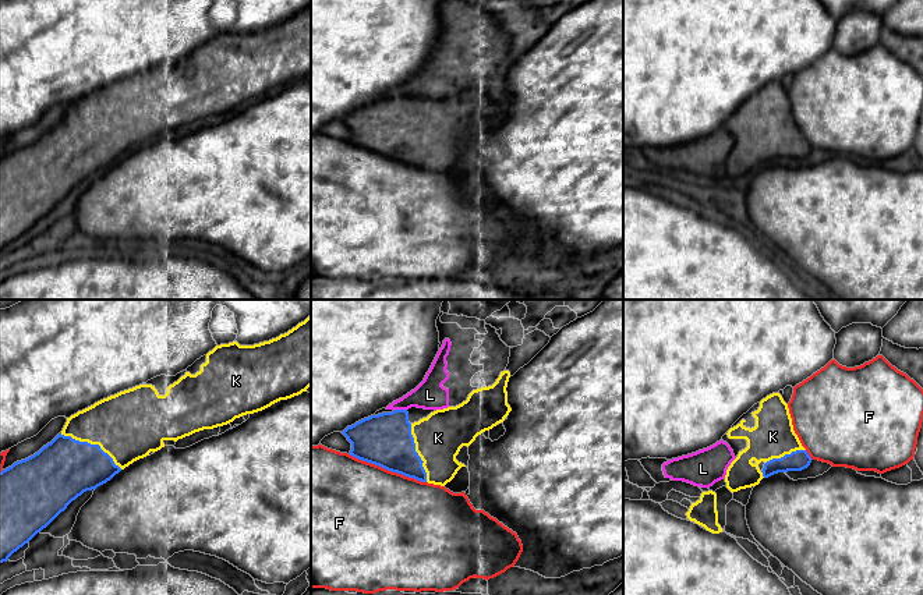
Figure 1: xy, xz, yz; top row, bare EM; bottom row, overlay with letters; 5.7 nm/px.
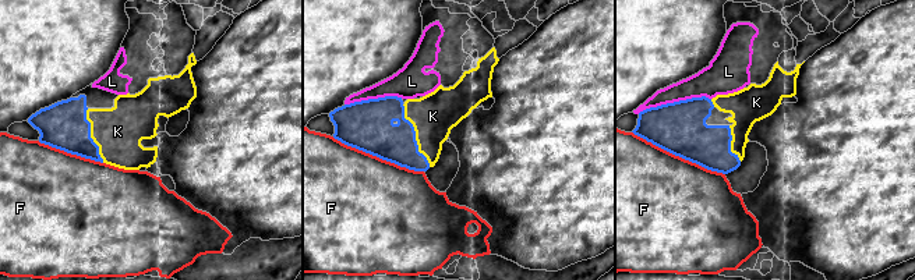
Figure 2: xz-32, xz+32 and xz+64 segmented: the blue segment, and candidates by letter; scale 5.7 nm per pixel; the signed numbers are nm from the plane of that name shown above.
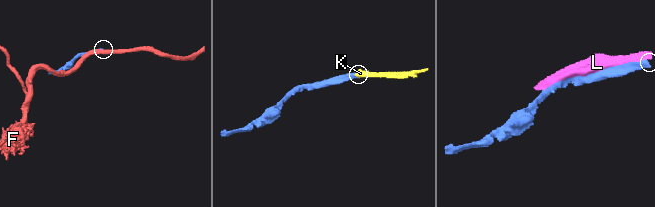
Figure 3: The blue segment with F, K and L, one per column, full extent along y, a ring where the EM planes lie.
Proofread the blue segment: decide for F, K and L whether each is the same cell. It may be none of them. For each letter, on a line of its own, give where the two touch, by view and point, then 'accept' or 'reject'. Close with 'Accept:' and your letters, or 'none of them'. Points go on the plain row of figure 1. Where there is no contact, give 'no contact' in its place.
F: contact xz (388, 158); reject
K: contact xy (92, 133); accept
L: contact xz (400, 98); reject
Accept: K

